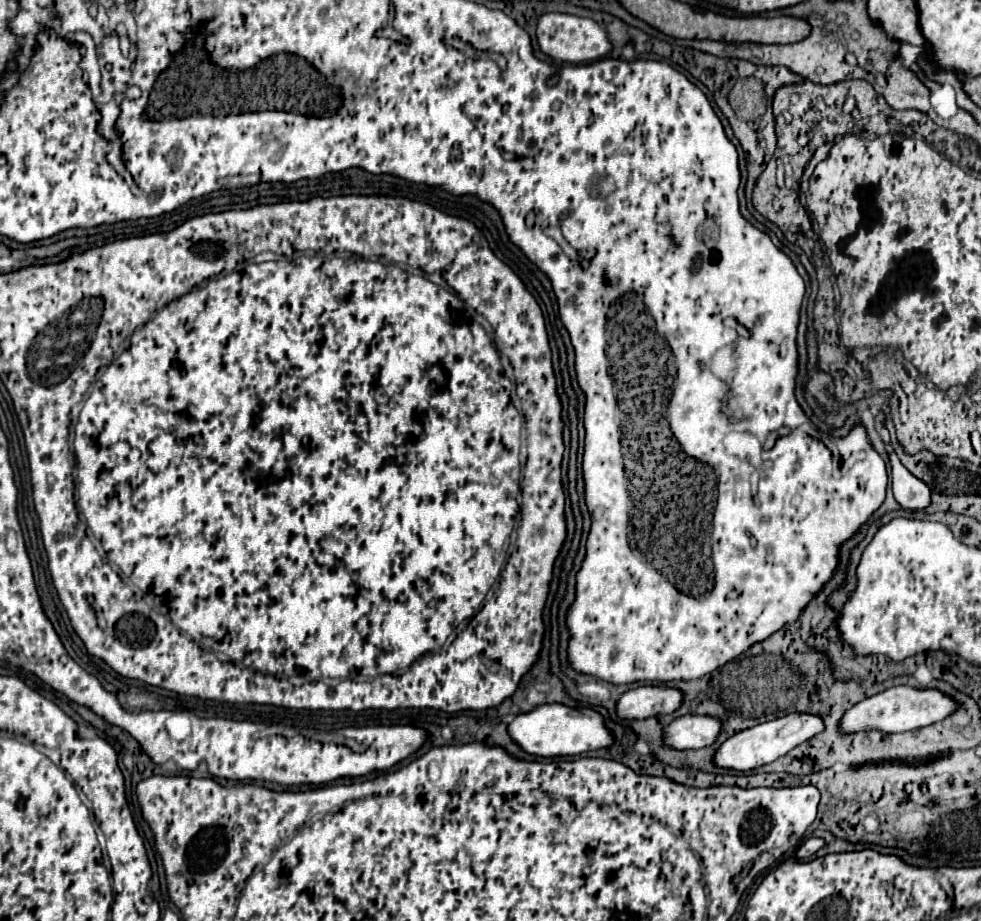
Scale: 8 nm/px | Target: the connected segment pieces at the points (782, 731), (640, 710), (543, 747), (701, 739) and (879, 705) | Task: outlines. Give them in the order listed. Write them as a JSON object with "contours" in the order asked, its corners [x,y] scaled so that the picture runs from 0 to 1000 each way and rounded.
{"contours":[[[[805,774],[805,776],[793,779],[789,783],[781,783],[781,785],[767,789],[767,792],[758,792],[754,796],[750,796],[748,800],[744,800],[742,805],[736,807],[728,826],[730,826],[730,831],[740,833],[740,835],[752,835],[752,837],[771,835],[775,831],[787,828],[795,820],[801,820],[807,811],[813,811],[815,807],[828,802],[830,798],[834,798],[838,794],[840,794],[840,783],[836,776]]],[[[654,744],[638,750],[630,759],[630,776],[634,781],[659,781],[677,776],[677,772],[689,772],[697,761],[697,752],[689,746]]],[[[557,763],[540,774],[528,776],[518,787],[520,800],[542,820],[569,822],[569,820],[591,820],[597,815],[618,813],[626,807],[626,798],[616,785],[616,779],[603,768],[579,768],[573,763]]],[[[697,776],[679,792],[679,809],[687,813],[714,813],[726,809],[736,796],[736,785],[724,776]]],[[[917,744],[917,746],[907,746],[887,759],[877,761],[869,770],[864,770],[862,776],[858,779],[858,792],[862,796],[879,794],[879,792],[895,792],[901,796],[919,796],[919,794],[930,794],[930,792],[938,792],[938,789],[950,787],[954,783],[960,783],[977,770],[979,770],[979,763],[972,757],[960,752],[958,748],[932,748],[932,746]]]]}

